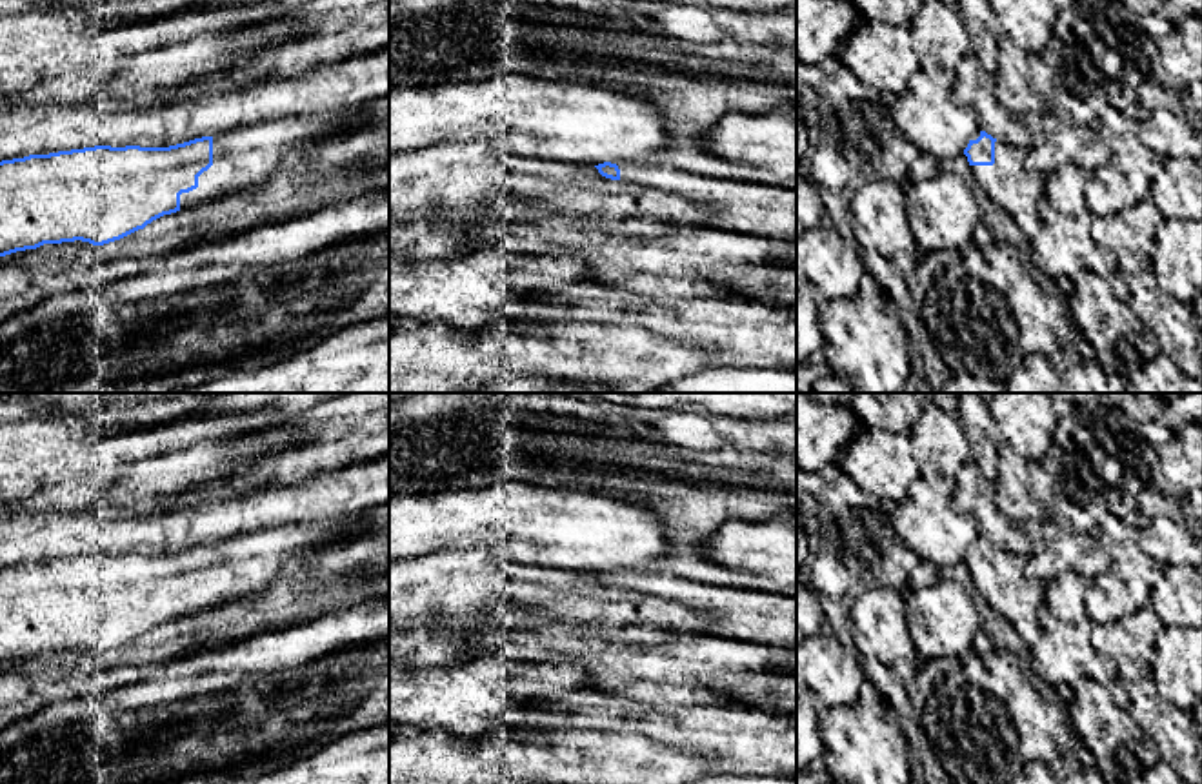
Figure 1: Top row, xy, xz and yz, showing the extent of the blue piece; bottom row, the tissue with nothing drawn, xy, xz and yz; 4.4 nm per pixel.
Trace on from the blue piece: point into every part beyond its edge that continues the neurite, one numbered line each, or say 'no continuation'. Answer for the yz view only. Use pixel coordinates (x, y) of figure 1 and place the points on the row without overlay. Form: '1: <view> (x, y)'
1: yz (1019, 599)

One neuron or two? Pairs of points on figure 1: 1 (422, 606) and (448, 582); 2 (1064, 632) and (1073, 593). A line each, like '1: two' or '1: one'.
1: one
2: one

